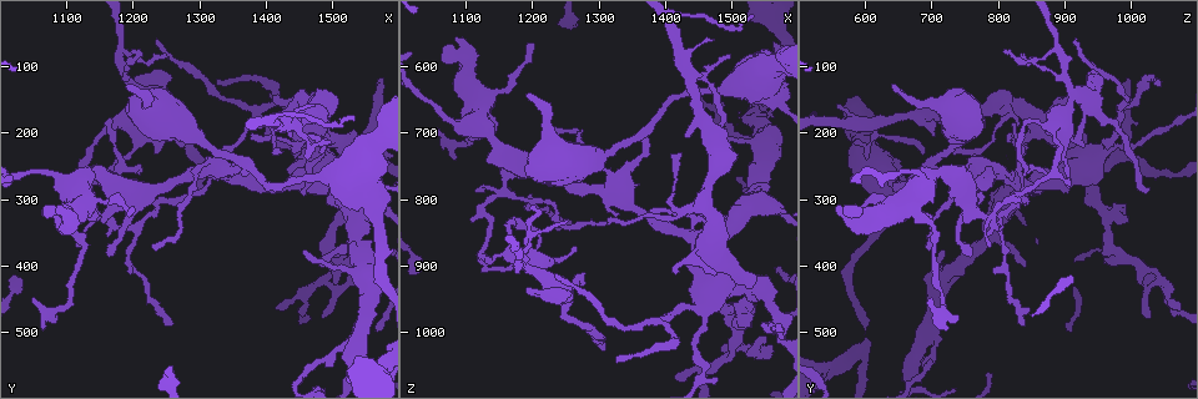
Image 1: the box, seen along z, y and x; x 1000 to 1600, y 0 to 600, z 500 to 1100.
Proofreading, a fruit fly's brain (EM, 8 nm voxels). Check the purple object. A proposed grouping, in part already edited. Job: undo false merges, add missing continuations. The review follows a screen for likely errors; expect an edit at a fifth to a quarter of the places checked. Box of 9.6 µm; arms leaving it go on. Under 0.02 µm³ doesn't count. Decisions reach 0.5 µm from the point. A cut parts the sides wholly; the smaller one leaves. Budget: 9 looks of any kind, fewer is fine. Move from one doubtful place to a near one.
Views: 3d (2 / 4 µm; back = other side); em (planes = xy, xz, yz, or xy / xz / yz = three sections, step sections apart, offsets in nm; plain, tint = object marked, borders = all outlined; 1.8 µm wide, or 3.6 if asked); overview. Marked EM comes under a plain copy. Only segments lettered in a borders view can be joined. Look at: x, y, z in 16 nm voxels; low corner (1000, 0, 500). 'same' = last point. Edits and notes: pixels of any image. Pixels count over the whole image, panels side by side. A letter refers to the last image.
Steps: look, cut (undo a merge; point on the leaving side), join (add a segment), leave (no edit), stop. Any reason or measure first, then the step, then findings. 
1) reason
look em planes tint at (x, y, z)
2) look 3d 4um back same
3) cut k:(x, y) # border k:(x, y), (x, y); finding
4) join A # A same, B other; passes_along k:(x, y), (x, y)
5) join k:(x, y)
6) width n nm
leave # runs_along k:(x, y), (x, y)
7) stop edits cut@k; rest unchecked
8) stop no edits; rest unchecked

arms part here
look 3d 2um at (1520, 320, 965)

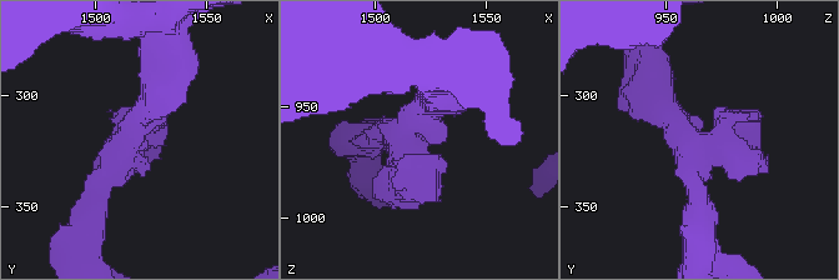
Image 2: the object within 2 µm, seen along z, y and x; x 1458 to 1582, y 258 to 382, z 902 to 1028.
look em 3.6um xy step 8 tint at (1514, 322, 963)

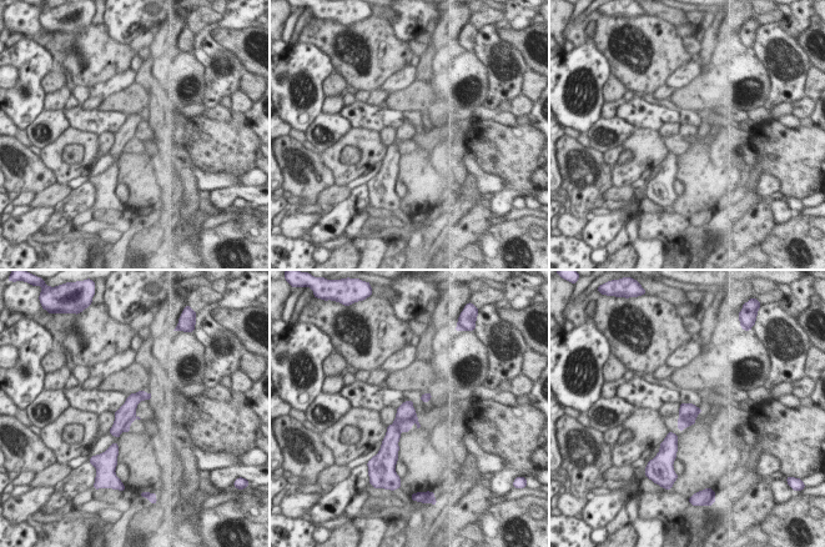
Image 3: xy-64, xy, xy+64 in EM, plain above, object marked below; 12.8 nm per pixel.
another direction
look em 3.6um planes borders same

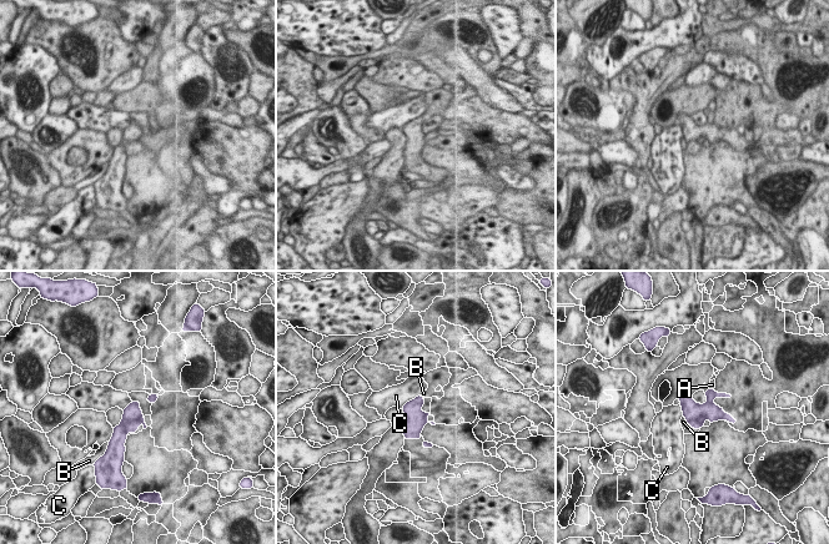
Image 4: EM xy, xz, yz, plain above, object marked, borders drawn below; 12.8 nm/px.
width 280 nm
leave # A other, B other, C other; border 4:(421, 394), (410, 399), (401, 408); all the same neuron

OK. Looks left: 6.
an open end
look em planes borders at (1275, 220, 930)

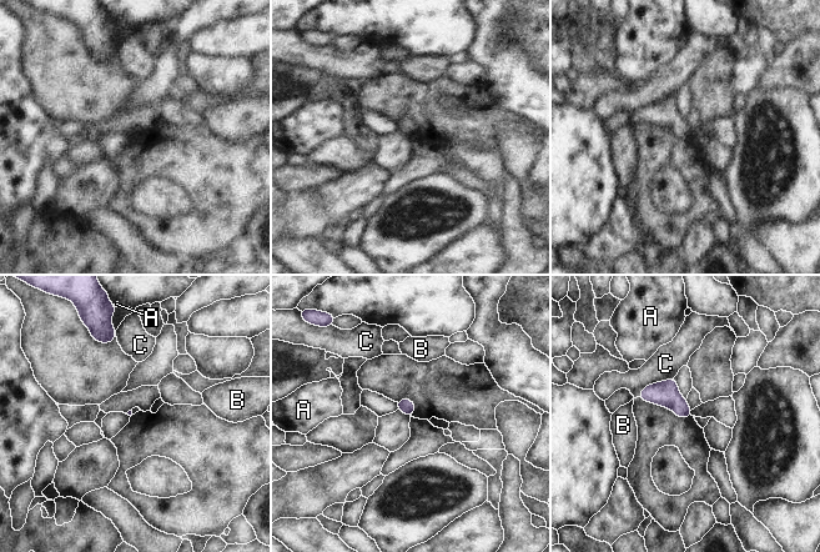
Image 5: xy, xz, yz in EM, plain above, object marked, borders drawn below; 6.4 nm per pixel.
leave # A other, B other, C other; border 5:(673, 377), (647, 385), (638, 396); none of them fits

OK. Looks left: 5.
arms part here
look em planes borders at (1160, 325, 790)

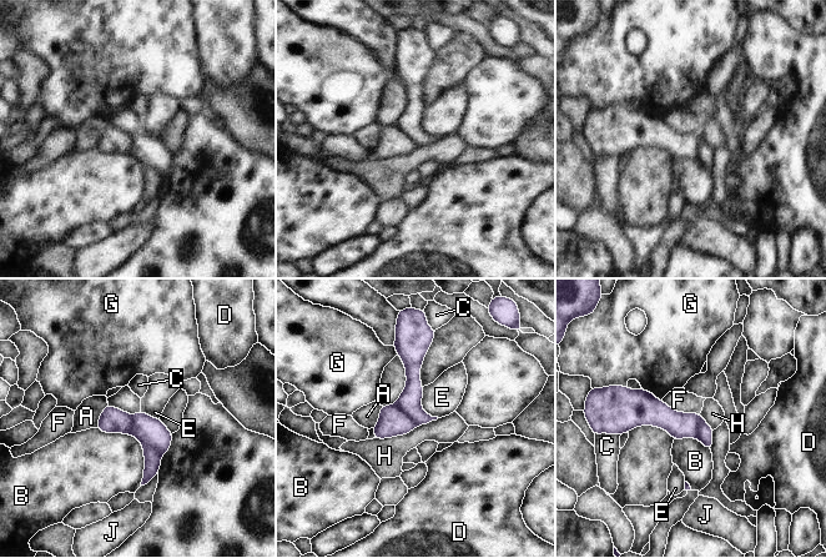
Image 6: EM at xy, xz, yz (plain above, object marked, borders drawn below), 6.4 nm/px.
cut 6:(393, 421) # A other, B other, C other, D other, E other, F other, G other, H other, J other; border 6:(396, 403), (418, 425); two neurons meet here

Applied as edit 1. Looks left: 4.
redraw
look overview

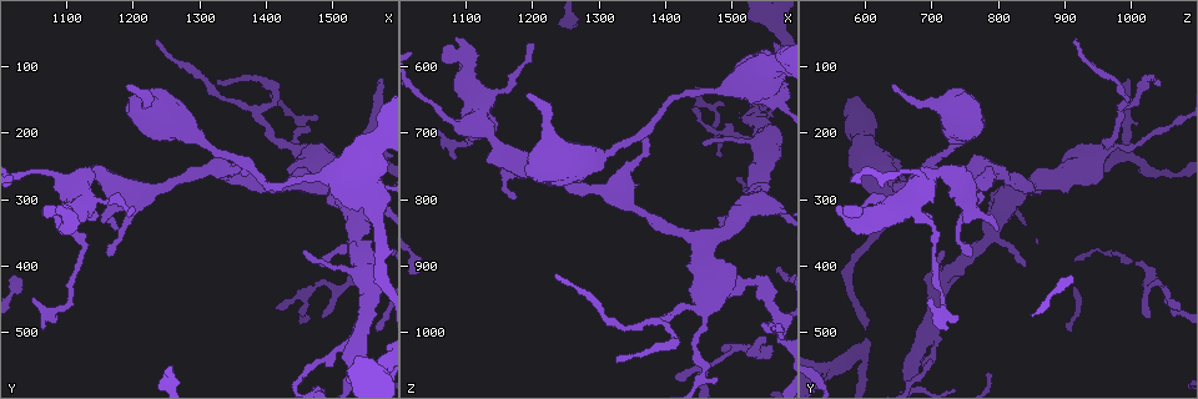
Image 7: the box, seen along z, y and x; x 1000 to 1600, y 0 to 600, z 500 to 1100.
thick turns thin
look em 3.6um yz step 4 tint at (1460, 220, 990)

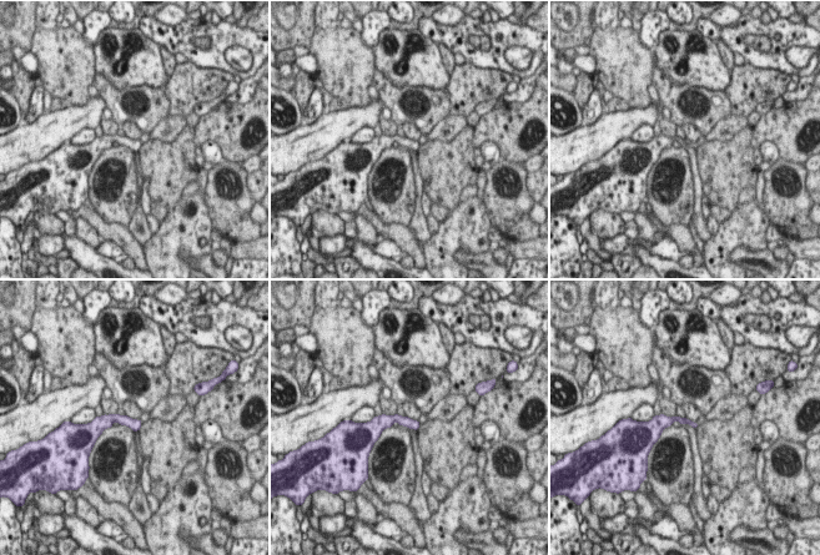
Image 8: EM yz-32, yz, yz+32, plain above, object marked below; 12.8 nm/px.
see the neighbours
look em 3.6um yz step 4 borders same

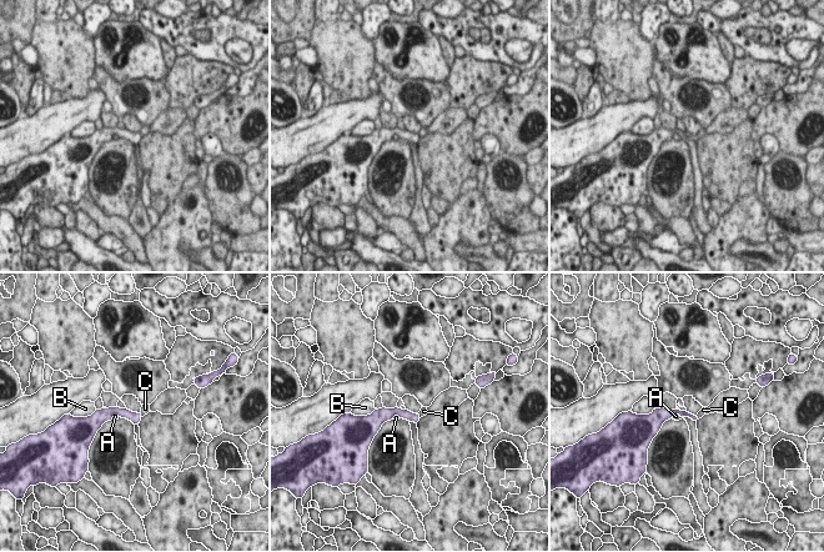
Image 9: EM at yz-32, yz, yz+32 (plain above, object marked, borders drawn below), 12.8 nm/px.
longest_contact B 160 nm
leave # A other, B other, C other; runs_along 9:(137, 416), (109, 412), (95, 420); all the same neuron

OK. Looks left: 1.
stop edits cut@6; rest unchecked

